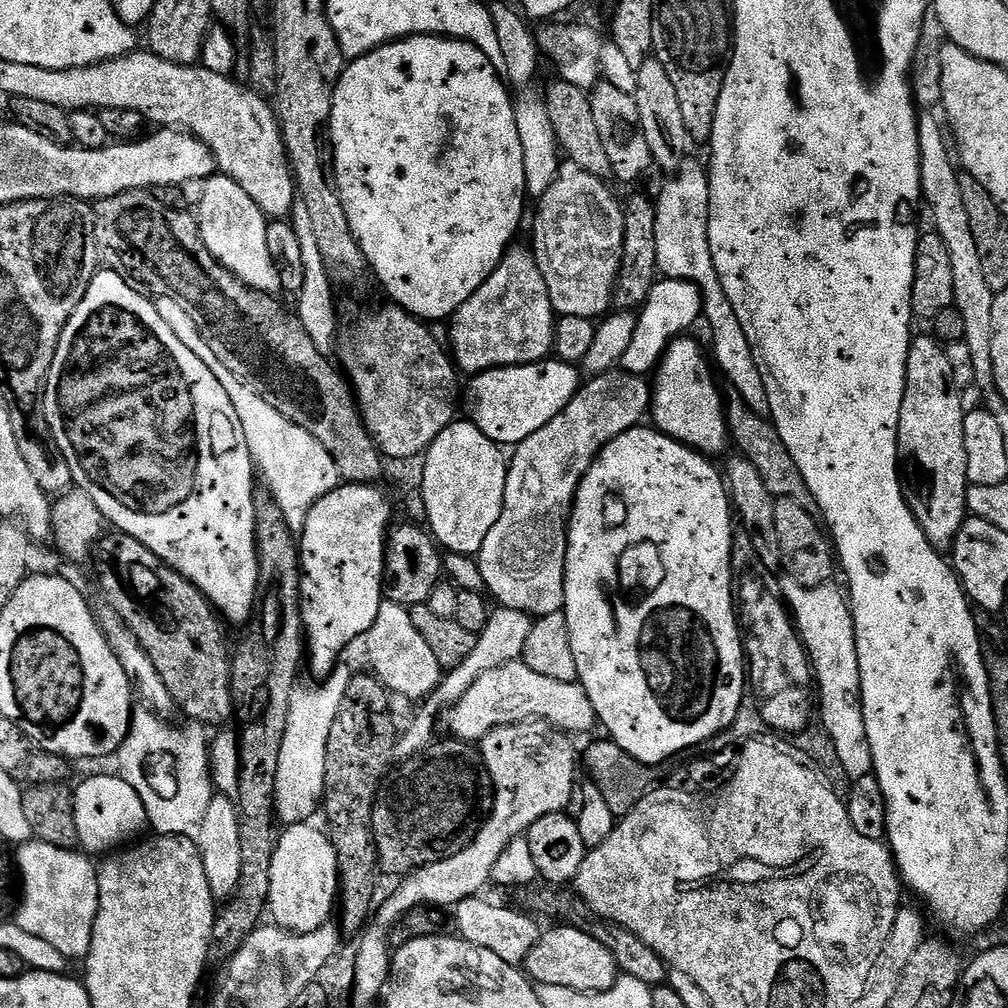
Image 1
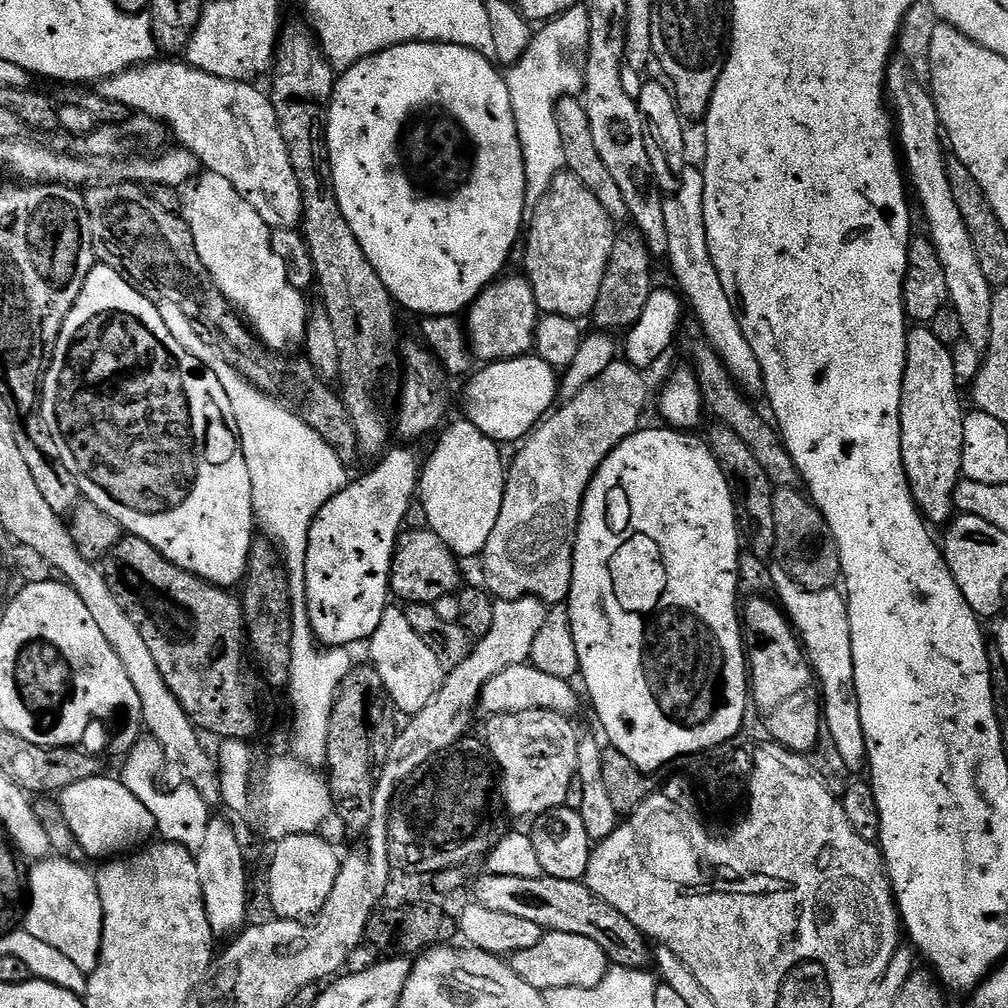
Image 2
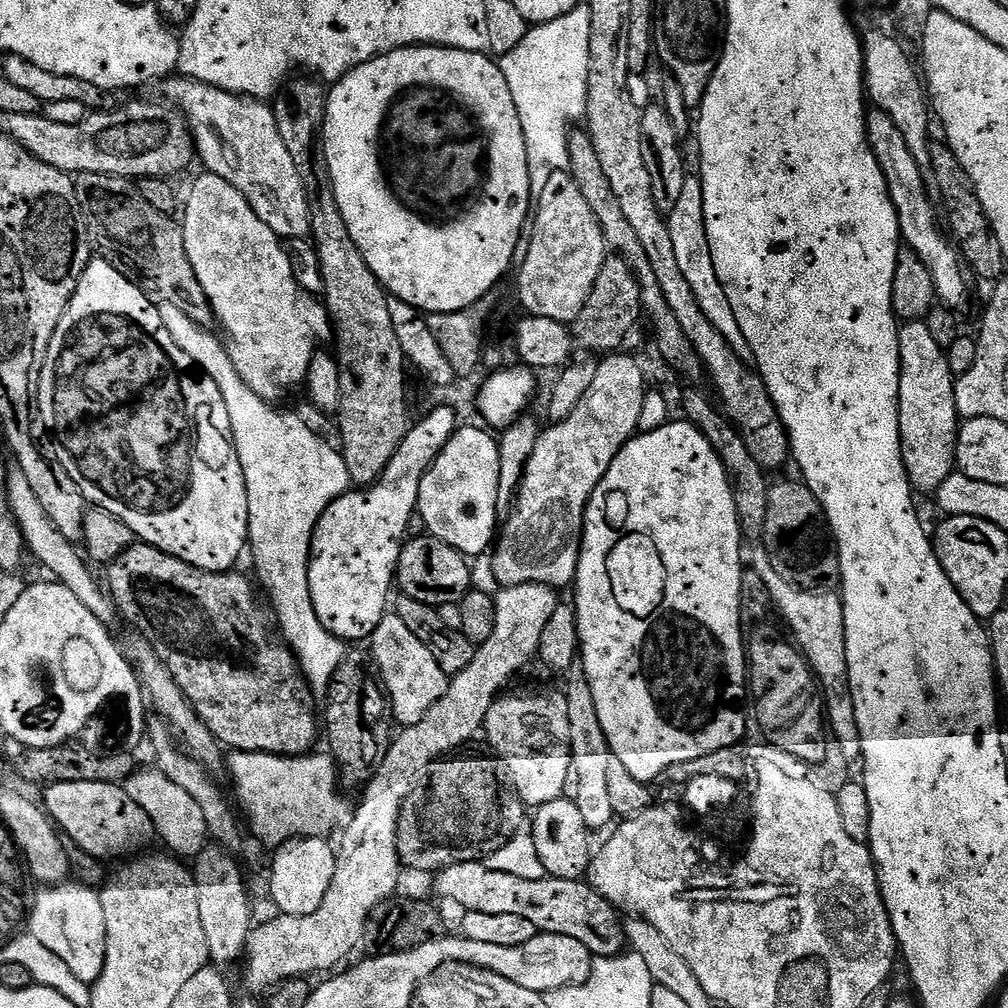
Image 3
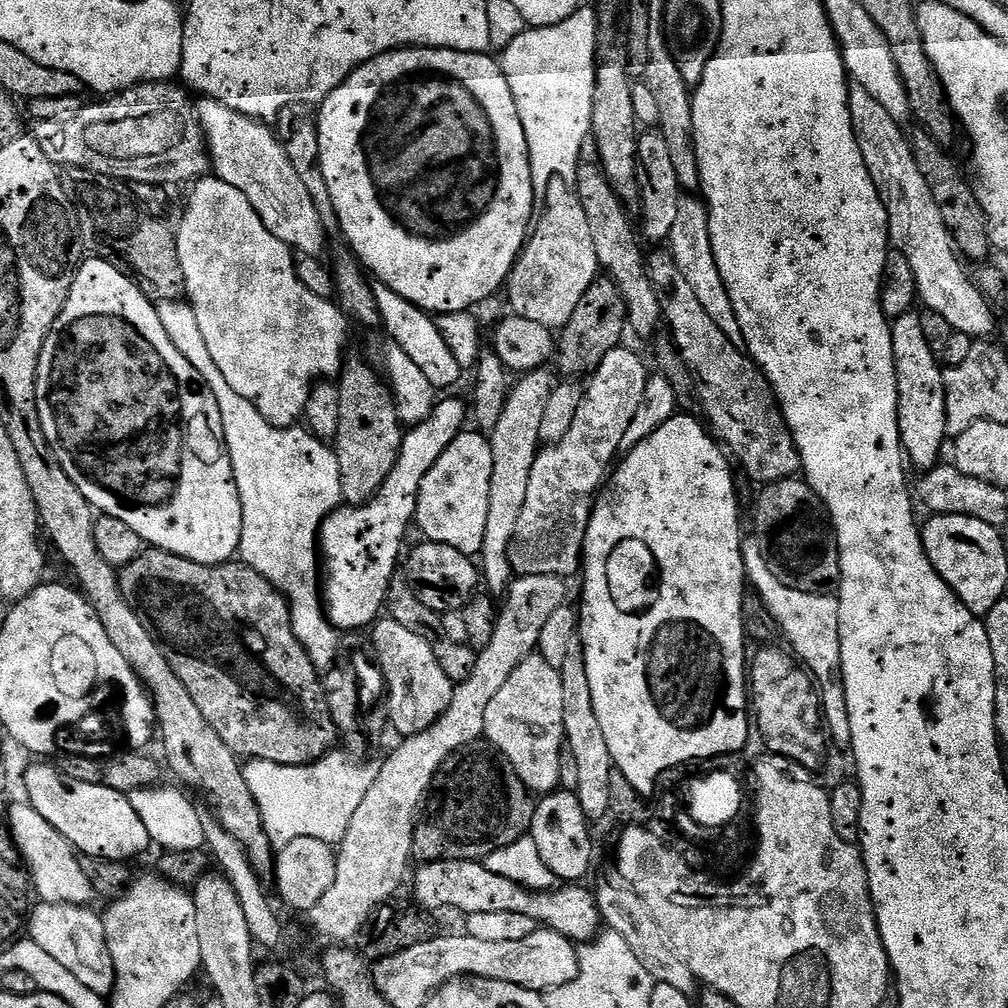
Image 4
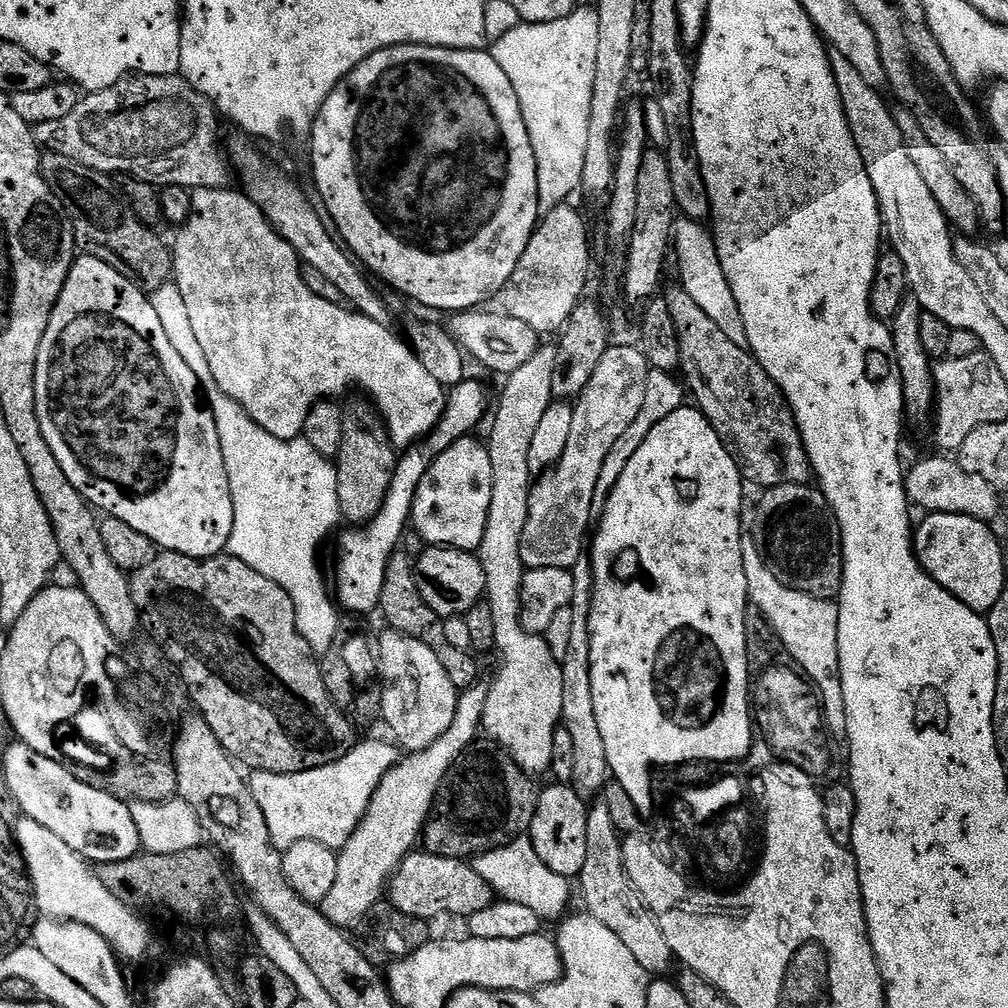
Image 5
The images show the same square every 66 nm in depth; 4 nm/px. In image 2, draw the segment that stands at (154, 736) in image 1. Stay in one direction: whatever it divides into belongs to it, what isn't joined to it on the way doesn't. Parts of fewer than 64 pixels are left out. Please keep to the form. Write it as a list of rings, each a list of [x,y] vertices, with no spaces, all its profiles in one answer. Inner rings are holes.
[[[151,738],[137,740],[125,759],[128,761],[125,762],[124,773],[122,773],[124,785],[126,790],[130,790],[130,794],[134,794],[134,798],[138,798],[138,802],[142,802],[142,806],[146,806],[146,810],[150,810],[150,814],[154,814],[156,831],[167,843],[181,844],[183,848],[193,850],[198,849],[206,839],[210,809],[206,802],[202,802],[202,794],[198,794],[198,790],[194,790],[188,784],[181,783],[180,788],[174,789],[173,792],[159,792],[155,784],[156,770],[150,766],[148,757],[160,758],[163,754],[162,746],[157,740]]]

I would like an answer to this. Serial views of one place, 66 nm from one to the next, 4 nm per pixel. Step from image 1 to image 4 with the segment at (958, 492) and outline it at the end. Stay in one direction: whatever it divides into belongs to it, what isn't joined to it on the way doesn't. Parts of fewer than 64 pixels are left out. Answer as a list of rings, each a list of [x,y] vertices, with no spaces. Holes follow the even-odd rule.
[[[913,310],[891,321],[896,377],[898,378],[898,426],[904,455],[919,470],[937,467],[944,452],[944,440],[949,439],[946,412],[945,369],[941,357],[926,342],[922,331],[921,313]]]

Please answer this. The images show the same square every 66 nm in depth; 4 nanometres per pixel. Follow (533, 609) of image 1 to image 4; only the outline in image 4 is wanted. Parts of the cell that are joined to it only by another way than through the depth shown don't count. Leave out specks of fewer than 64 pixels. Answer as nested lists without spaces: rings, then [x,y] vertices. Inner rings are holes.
[[[627,346],[610,350],[610,354],[602,358],[591,377],[592,385],[589,383],[585,387],[582,406],[578,406],[578,414],[574,414],[574,426],[566,430],[566,438],[541,447],[534,462],[534,470],[530,470],[530,483],[526,485],[526,506],[522,506],[522,515],[518,518],[518,526],[508,551],[510,566],[516,576],[550,574],[569,578],[581,571],[584,539],[592,517],[592,505],[617,459],[626,430],[630,430],[630,422],[642,402],[649,375],[650,369],[644,365],[638,353],[631,352]]]

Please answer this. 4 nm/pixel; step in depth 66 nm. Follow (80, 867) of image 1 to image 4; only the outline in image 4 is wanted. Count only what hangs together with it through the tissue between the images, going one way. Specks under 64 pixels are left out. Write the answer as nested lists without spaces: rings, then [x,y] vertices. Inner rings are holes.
[[[37,903],[30,912],[30,939],[46,954],[51,954],[61,966],[66,966],[78,982],[82,982],[94,994],[107,997],[116,987],[114,962],[108,953],[108,943],[104,933],[104,922],[99,911],[91,912],[91,907],[82,904]]]

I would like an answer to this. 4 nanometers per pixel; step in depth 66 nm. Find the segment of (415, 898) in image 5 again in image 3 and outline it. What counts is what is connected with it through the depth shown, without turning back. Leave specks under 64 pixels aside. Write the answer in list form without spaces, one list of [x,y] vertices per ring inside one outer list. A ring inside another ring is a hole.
[[[475,860],[443,868],[435,873],[434,880],[437,894],[444,900],[453,900],[464,912],[521,916],[534,925],[537,933],[562,934],[582,942],[596,958],[618,956],[625,951],[621,913],[583,879],[567,880],[547,874],[540,880],[518,878],[514,874],[502,874],[502,870],[490,870],[487,863]]]

